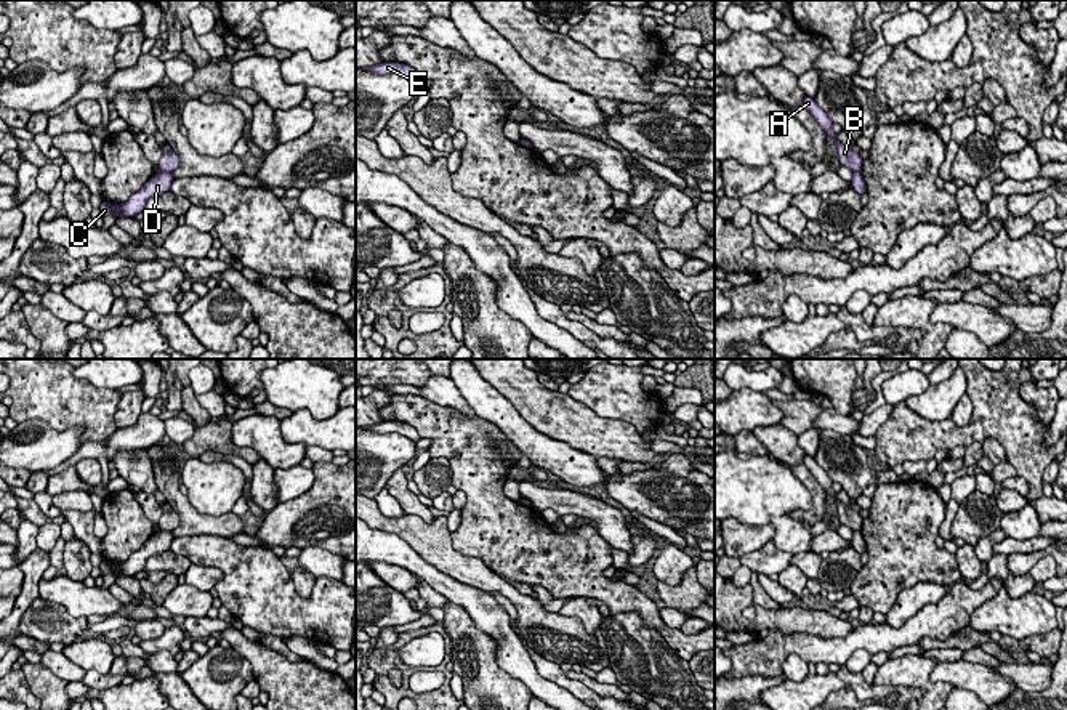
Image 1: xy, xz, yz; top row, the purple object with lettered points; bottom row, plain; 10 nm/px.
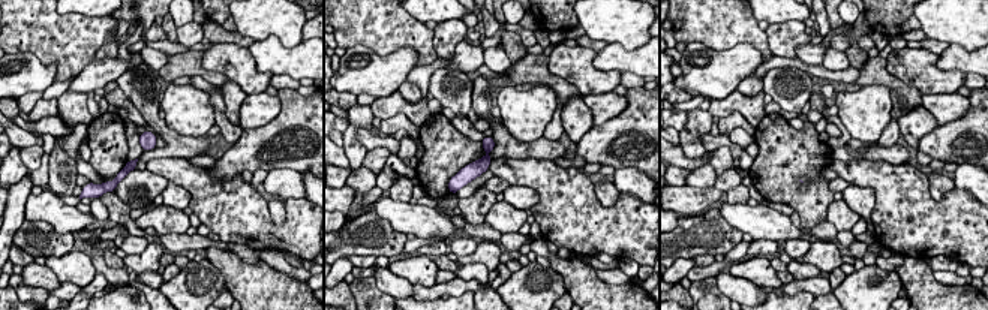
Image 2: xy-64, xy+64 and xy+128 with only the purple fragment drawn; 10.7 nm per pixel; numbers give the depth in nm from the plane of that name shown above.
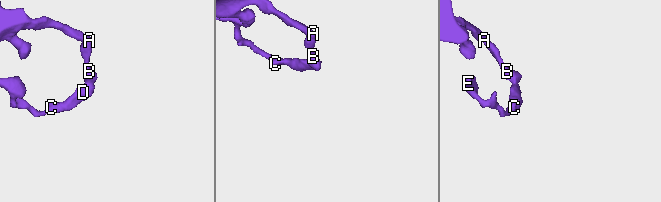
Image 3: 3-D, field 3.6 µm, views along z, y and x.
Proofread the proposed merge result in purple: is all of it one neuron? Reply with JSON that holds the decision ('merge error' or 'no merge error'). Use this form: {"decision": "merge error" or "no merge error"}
{"decision": "merge error"}

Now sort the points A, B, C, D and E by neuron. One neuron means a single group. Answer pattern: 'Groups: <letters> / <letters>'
Groups: A B / C D E

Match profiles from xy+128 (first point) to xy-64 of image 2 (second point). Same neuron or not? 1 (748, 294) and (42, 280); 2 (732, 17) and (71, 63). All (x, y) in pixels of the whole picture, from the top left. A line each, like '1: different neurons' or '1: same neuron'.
1: same neuron
2: same neuron

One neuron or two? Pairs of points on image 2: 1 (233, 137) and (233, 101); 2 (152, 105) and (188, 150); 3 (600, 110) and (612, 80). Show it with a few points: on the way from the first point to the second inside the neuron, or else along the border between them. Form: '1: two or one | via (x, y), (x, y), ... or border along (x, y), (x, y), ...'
1: two | border along (221, 95), (225, 104), (225, 116), (237, 126)
2: one | via (152, 117), (176, 143)
3: two | border along (612, 90), (583, 96)

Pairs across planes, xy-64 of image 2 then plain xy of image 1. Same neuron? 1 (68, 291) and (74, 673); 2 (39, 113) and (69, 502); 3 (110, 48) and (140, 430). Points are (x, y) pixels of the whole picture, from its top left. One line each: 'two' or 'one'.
1: two
2: two
3: two

